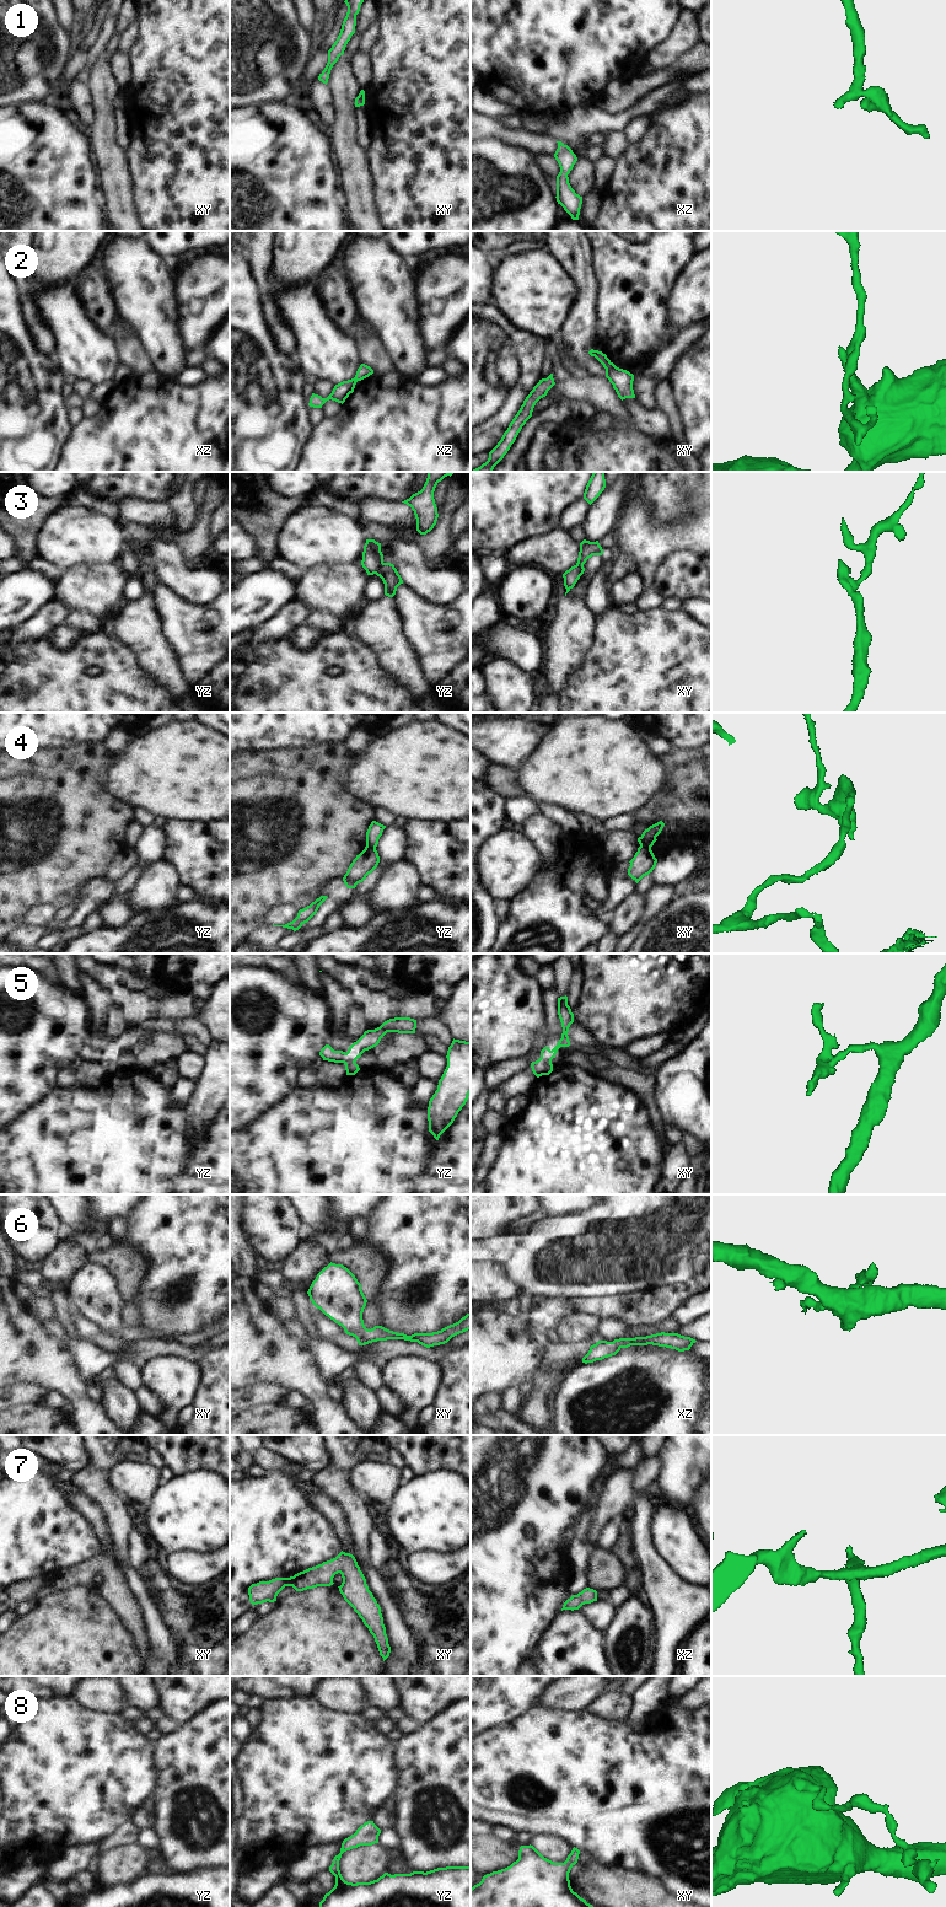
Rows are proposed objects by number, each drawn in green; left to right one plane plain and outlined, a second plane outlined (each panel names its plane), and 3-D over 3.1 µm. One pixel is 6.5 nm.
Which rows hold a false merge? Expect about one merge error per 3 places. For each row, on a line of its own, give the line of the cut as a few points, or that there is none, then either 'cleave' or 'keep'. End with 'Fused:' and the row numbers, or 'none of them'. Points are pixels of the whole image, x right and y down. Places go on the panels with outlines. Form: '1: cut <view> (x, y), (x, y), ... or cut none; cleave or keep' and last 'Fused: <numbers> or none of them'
1: cut none; keep
2: cut xz (353, 379), (356, 381); cleave
3: cut yz (383, 563), (381, 565), (381, 578); cleave
4: cut xy (640, 844), (650, 848); cleave
5: cut none; keep
6: cut none; keep
7: cut none; keep
8: cut none; keep
Fused: 2, 3, 4

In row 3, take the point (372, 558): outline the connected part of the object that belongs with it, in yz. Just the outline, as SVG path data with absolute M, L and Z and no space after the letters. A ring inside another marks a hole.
M366 539L362 552L361 565L367 575L376 574L382 579L381 565L383 564L383 554L381 552L381 543L375 539Z

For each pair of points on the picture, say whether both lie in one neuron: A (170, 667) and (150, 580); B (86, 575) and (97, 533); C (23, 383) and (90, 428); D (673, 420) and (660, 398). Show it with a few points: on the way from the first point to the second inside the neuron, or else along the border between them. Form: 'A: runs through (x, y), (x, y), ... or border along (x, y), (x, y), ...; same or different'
A: runs through (150, 645), (148, 643), (148, 602); same
B: border along (117, 562), (80, 564), (70, 567), (64, 571); different
C: border along (73, 426), (59, 452); different
D: runs through (672, 415), (665, 403); same

